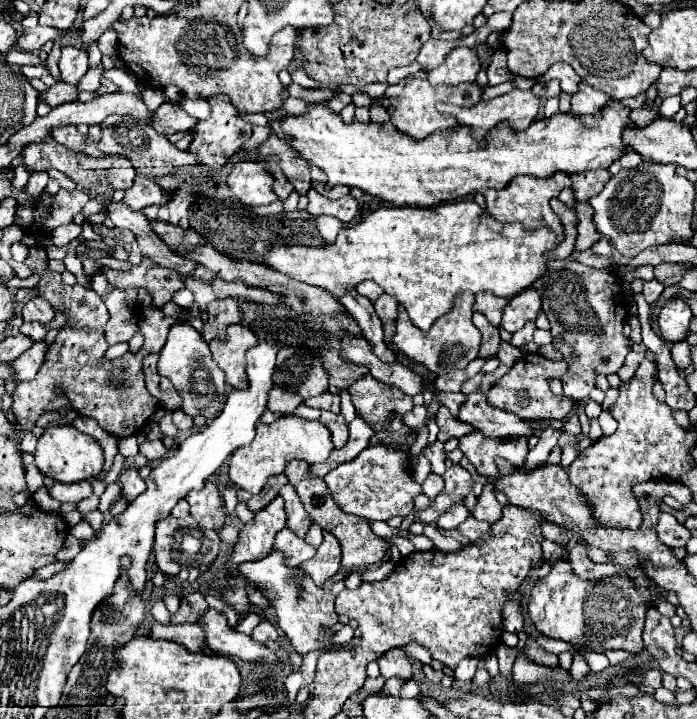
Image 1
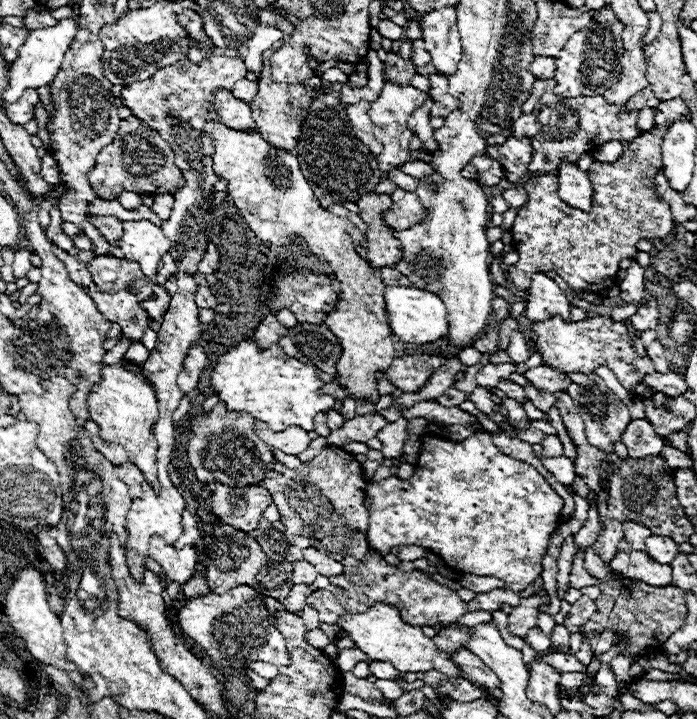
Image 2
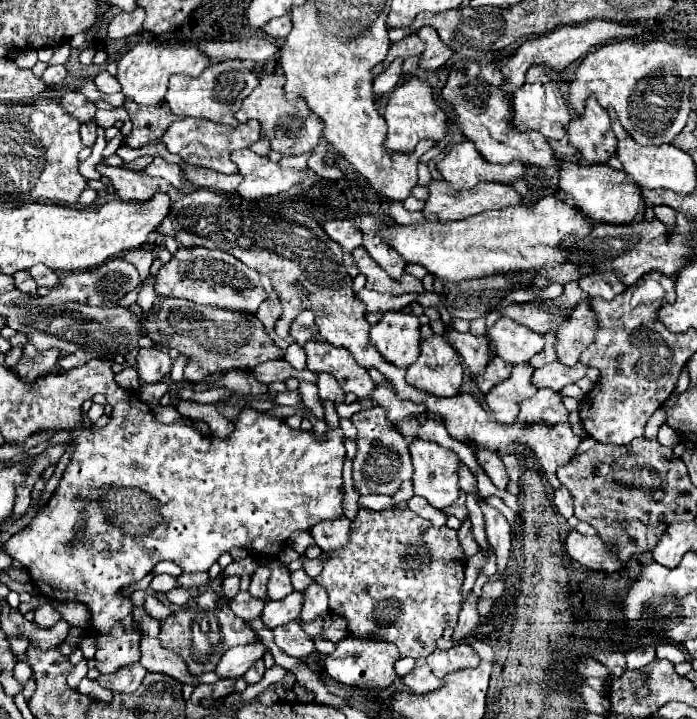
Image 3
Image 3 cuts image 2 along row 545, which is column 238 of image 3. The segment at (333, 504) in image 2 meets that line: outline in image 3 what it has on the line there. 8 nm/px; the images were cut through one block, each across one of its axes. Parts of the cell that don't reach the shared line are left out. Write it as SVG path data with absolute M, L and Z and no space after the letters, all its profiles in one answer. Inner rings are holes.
M164 298L162 312L158 312L158 316L150 316L142 328L154 342L178 348L178 352L188 358L184 368L184 380L188 382L202 380L204 376L218 370L250 370L256 364L266 360L282 360L284 356L274 340L264 332L262 322L254 314L228 308L198 306L184 298Z

